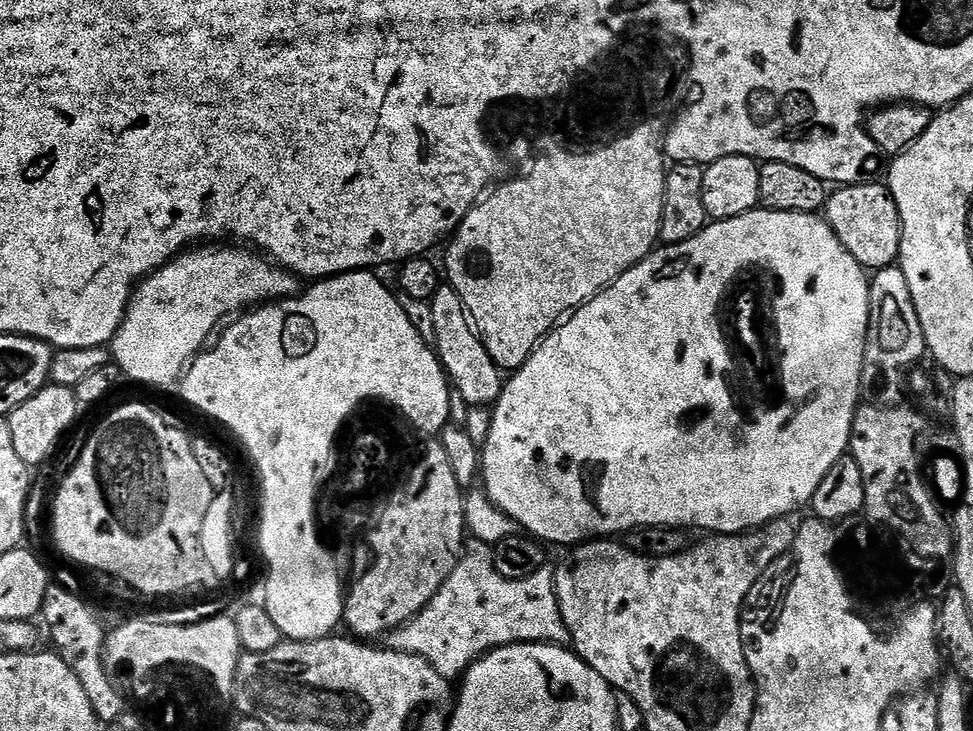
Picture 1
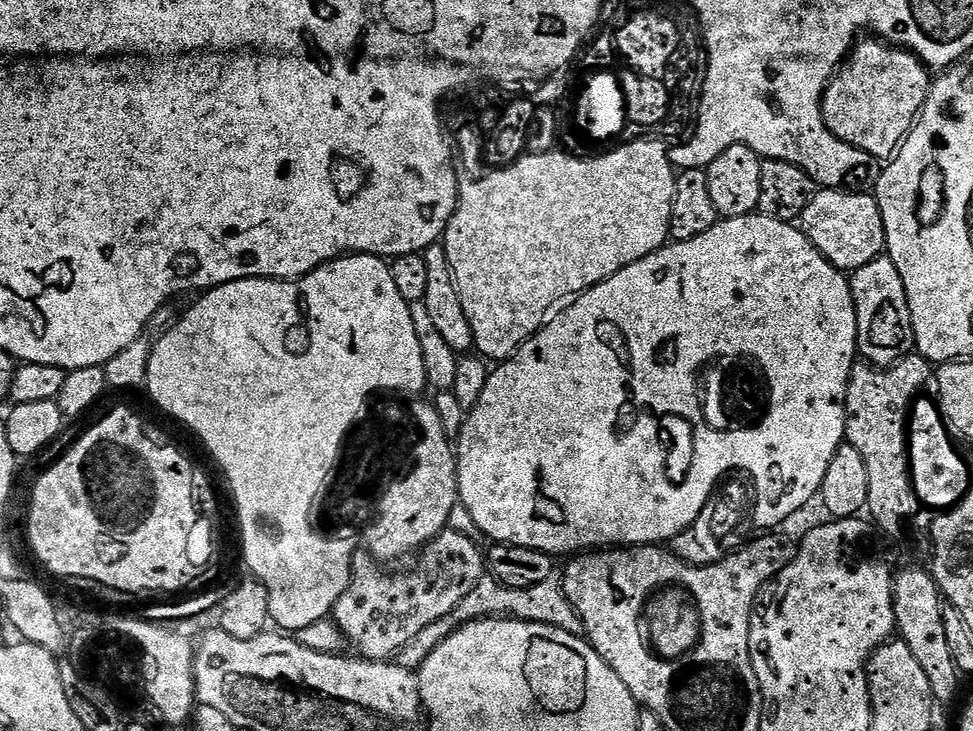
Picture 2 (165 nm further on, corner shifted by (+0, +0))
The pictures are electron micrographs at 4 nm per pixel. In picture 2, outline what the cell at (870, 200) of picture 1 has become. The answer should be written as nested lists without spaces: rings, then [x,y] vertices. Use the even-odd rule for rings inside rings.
[[[824,188],[806,206],[800,216],[799,227],[810,242],[842,273],[856,272],[866,262],[874,262],[886,248],[886,230],[882,210],[875,195],[864,192],[844,192],[840,188]]]

